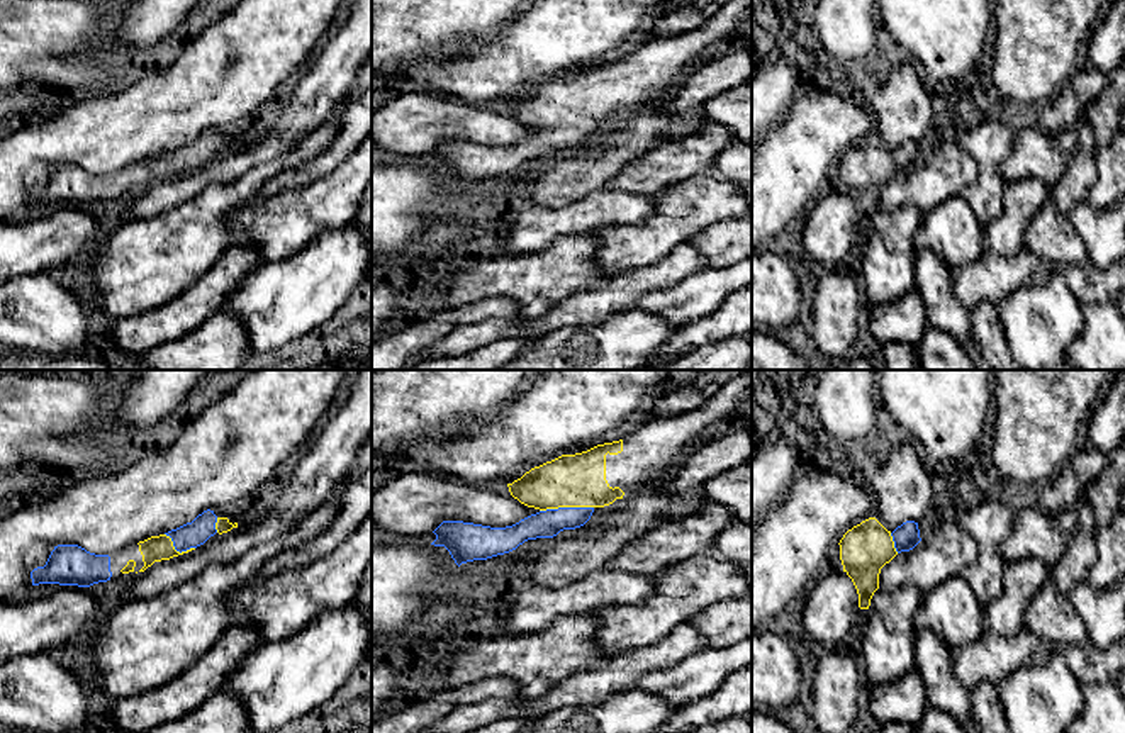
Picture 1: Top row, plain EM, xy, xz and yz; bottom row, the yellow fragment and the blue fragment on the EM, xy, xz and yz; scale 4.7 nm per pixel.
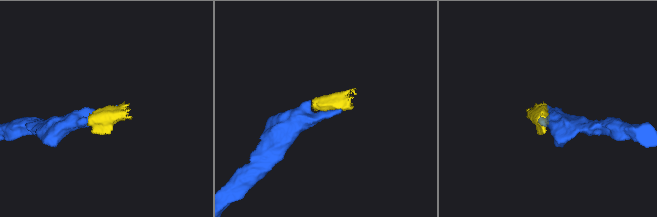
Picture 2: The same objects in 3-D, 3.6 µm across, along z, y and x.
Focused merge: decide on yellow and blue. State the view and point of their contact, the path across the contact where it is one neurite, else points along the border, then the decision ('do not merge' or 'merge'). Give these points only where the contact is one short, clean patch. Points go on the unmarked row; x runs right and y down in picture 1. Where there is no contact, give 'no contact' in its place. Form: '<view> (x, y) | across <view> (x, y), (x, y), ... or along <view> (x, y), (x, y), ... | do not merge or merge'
xz (565, 126) | merge

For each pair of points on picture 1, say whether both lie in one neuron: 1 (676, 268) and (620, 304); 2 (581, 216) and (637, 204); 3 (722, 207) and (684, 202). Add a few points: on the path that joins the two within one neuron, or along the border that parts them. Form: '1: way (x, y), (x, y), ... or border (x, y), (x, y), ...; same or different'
1: way (662, 274), (645, 279), (633, 290); same
2: way (594, 211), (623, 209); same
3: way (713, 202), (693, 202); same

